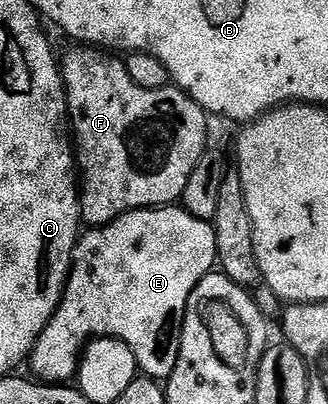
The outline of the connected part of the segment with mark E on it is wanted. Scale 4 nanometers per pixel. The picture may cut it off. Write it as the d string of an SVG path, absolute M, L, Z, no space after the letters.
M171 205L129 211L104 227L87 232L74 246L74 261L60 305L30 353L28 367L34 370L33 378L47 385L69 384L77 376L78 361L91 339L123 339L132 349L143 376L155 381L169 379L172 369L176 369L178 336L182 334L188 297L218 262L213 222L192 217L181 205Z

